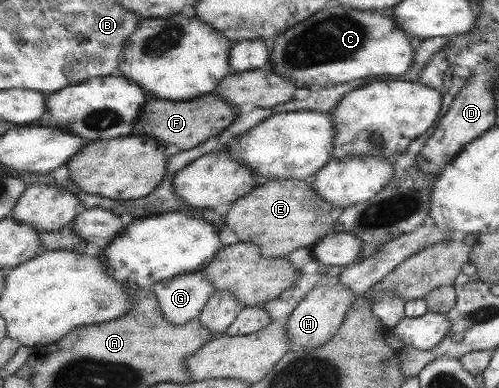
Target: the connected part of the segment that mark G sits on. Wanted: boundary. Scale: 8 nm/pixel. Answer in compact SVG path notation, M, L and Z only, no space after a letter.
M196 272L152 283L148 289L155 293L162 318L176 326L198 319L214 287Z

